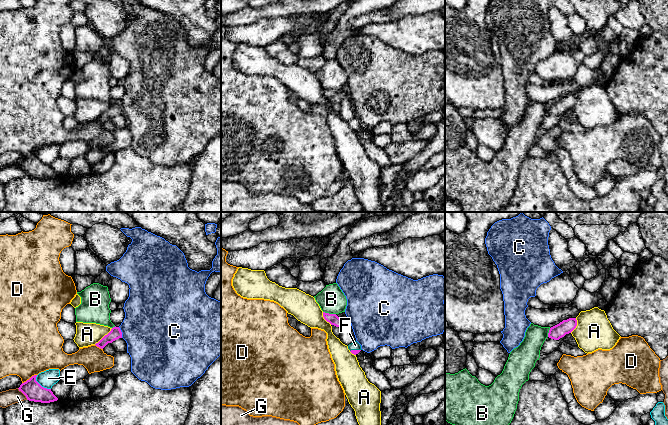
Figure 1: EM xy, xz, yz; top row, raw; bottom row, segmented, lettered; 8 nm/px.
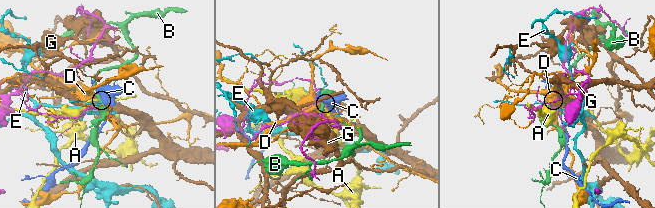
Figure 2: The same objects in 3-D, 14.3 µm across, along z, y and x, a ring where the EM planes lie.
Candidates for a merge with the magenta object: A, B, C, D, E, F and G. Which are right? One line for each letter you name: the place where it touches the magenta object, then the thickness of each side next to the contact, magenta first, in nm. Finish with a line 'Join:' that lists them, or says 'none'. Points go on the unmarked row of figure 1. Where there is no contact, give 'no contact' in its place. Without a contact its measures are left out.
F: xz (355, 126) | 40/70 nm
Join: F

